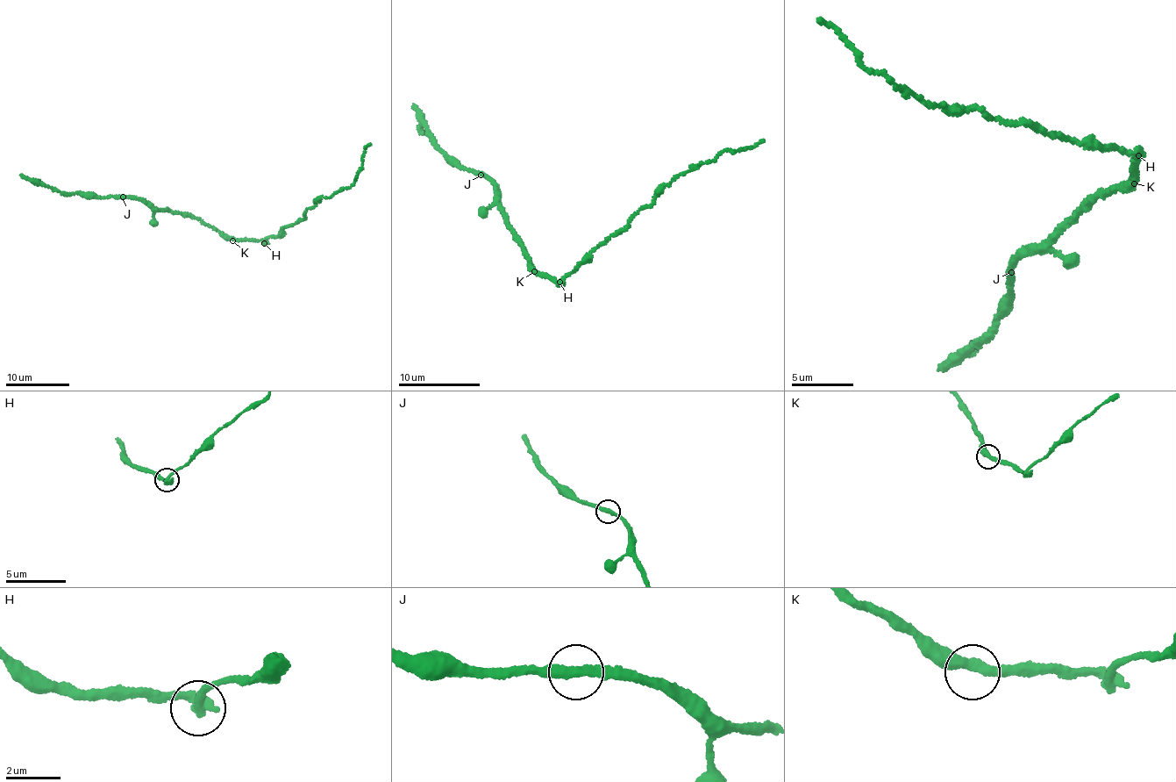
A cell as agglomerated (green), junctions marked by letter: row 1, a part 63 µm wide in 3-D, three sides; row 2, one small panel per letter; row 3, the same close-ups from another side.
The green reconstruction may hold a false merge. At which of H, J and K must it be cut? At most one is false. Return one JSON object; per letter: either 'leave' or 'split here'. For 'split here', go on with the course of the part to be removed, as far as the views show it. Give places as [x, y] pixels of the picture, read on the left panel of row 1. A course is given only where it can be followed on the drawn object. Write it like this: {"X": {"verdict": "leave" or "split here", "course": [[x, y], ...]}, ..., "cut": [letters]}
{"H": {"verdict": "split here", "course": [[265, 243], [285, 227], [303, 220], [317, 199], [354, 185], [366, 148], [370, 143]]}, "J": {"verdict": "leave"}, "K": {"verdict": "leave"}, "cut": ["H"]}

